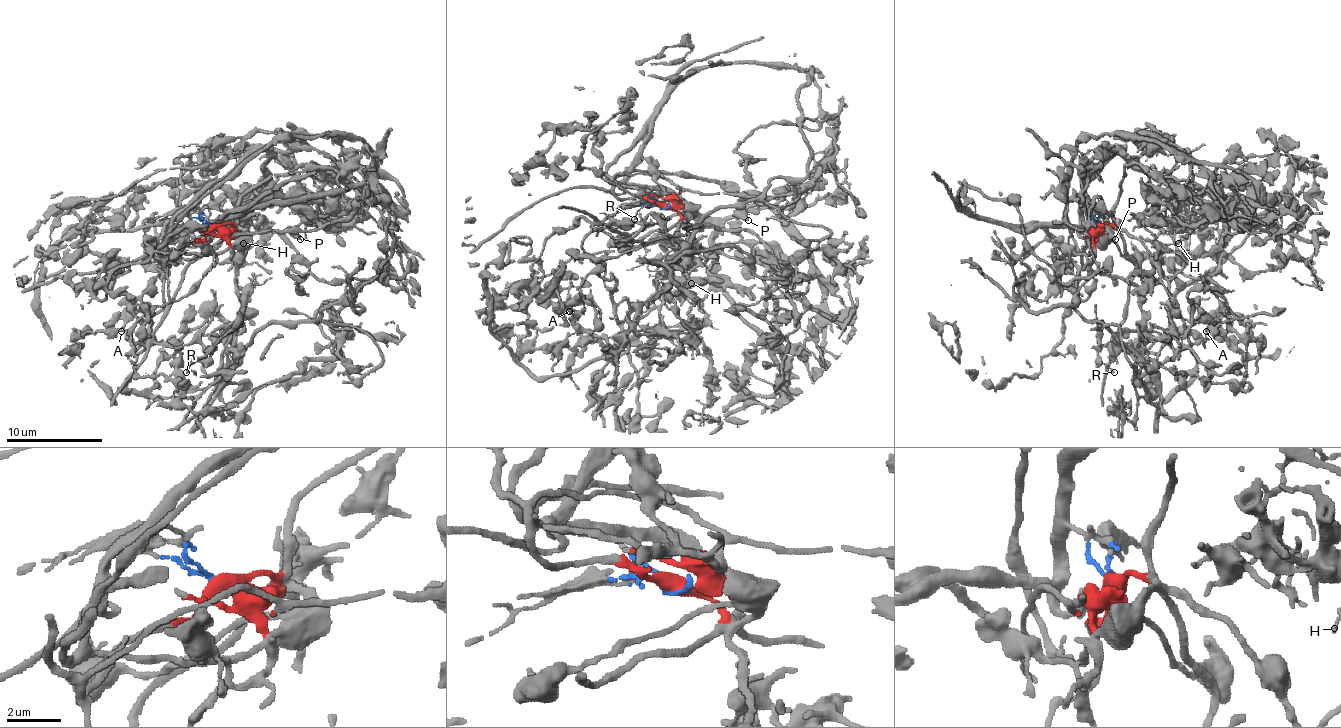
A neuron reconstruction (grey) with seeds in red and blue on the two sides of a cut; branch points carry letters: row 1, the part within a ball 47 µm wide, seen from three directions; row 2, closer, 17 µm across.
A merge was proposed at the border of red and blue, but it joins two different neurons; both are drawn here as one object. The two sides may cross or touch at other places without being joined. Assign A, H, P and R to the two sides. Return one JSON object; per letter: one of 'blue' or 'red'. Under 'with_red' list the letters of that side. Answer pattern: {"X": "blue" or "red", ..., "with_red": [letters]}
{"A": "red", "H": "blue", "P": "blue", "R": "red", "with_red": ["A", "R"]}

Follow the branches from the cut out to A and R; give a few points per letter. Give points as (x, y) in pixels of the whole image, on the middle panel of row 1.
A: (663, 206), (680, 218), (670, 228), (639, 240), (602, 223), (583, 240), (595, 329), (569, 310)
R: (663, 206), (680, 218), (670, 228), (648, 230), (639, 240), (602, 223), (622, 204), (651, 201), (634, 218)

